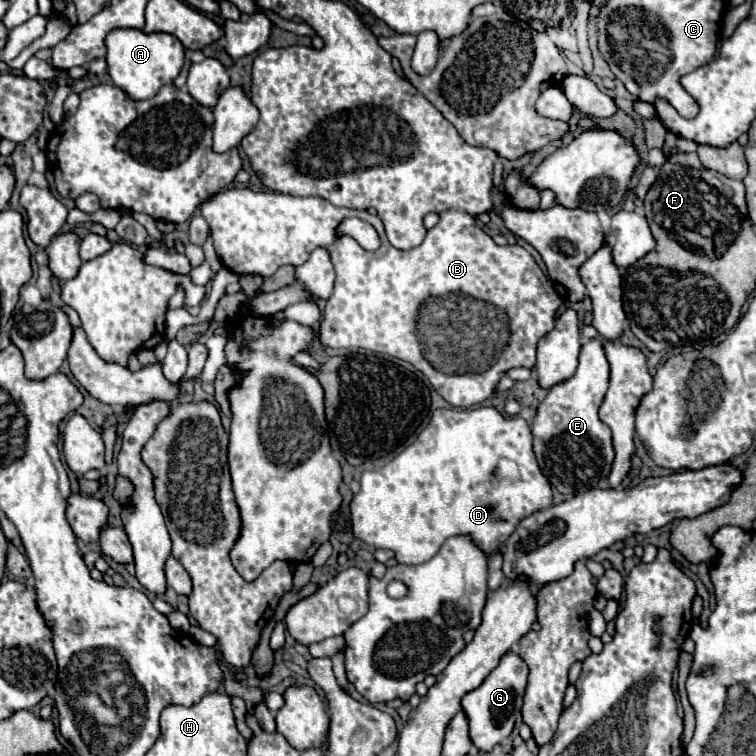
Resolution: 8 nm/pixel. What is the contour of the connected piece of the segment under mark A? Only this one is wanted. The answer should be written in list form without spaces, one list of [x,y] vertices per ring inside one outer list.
[[[113,30],[105,38],[107,74],[133,100],[147,100],[163,84],[171,84],[183,66],[185,50],[171,34],[145,34],[143,30]]]

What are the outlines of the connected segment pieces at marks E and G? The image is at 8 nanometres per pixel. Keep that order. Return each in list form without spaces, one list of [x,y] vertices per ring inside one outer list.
[[[593,338],[581,348],[579,366],[575,374],[549,390],[545,400],[537,406],[531,426],[533,452],[537,464],[549,484],[561,494],[579,494],[591,488],[607,488],[609,474],[615,460],[611,444],[611,430],[599,420],[599,406],[605,398],[609,382],[609,362],[601,350],[603,340]]]
[[[509,652],[505,654],[505,658],[501,658],[499,666],[489,674],[489,678],[485,678],[485,682],[477,690],[463,696],[461,706],[469,722],[469,738],[479,752],[491,752],[493,746],[503,742],[513,732],[515,722],[521,718],[527,674],[529,668],[525,666],[525,662],[515,652]]]

